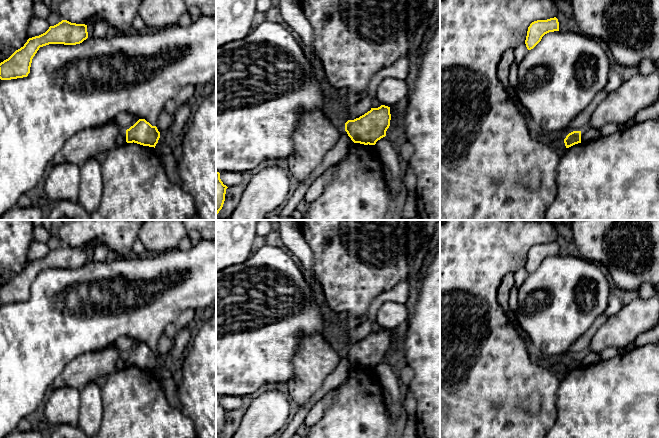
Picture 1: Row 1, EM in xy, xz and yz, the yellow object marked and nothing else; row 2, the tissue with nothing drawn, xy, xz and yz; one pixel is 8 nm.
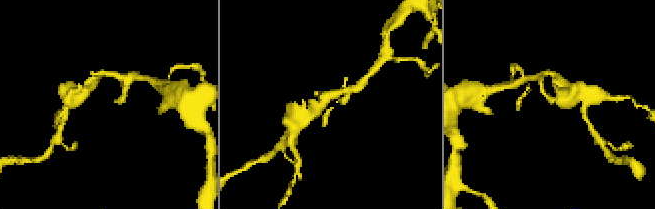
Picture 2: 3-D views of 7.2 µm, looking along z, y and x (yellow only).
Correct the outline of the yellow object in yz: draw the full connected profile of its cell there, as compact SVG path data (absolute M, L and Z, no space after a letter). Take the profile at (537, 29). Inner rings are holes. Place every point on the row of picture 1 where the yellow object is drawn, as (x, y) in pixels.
M556 17L532 22L528 27L525 40L527 49L533 49L545 34L554 31L559 31L559 22Z

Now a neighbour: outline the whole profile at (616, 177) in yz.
M649 120L566 149L557 167L557 194L545 220L659 220L659 122Z

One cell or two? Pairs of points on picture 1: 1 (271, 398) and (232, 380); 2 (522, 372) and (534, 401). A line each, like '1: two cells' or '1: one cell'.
1: two cells
2: two cells

